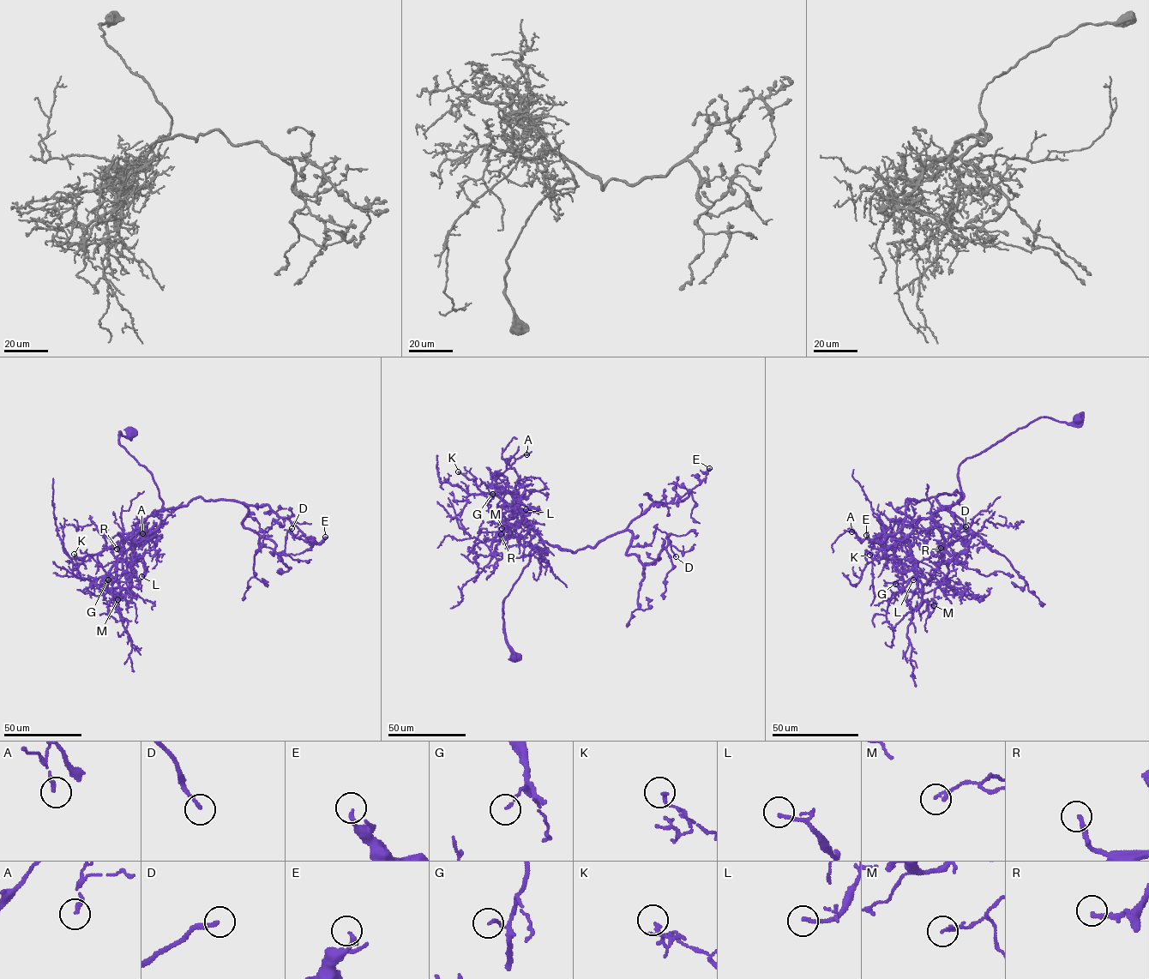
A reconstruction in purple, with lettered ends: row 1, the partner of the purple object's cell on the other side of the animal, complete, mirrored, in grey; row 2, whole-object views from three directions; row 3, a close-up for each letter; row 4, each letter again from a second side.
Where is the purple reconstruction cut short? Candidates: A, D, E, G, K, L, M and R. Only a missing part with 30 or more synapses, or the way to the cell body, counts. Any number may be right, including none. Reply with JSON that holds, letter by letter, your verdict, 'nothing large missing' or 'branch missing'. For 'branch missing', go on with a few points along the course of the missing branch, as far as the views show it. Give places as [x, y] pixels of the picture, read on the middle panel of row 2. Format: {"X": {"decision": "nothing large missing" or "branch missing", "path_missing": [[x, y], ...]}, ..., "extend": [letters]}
{"A": {"decision": "nothing large missing"}, "D": {"decision": "branch missing"}, "E": {"decision": "nothing large missing"}, "G": {"decision": "nothing large missing"}, "K": {"decision": "nothing large missing"}, "L": {"decision": "nothing large missing"}, "M": {"decision": "nothing large missing"}, "R": {"decision": "branch missing", "path_missing": [[501, 534], [496, 523], [497, 518]]}, "extend": ["D", "R"]}

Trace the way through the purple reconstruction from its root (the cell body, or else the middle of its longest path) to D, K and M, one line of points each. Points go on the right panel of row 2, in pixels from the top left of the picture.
D: (1077, 417), (1039, 417), (966, 458), (963, 497), (936, 497), (974, 532), (951, 555), (947, 537), (965, 526)
K: (1077, 417), (1039, 417), (966, 458), (958, 474), (963, 497), (923, 519), (892, 555), (879, 562), (869, 555)
M: (1077, 417), (1066, 423), (1039, 417), (960, 464), (963, 497), (923, 519), (908, 536), (917, 587), (934, 605)

